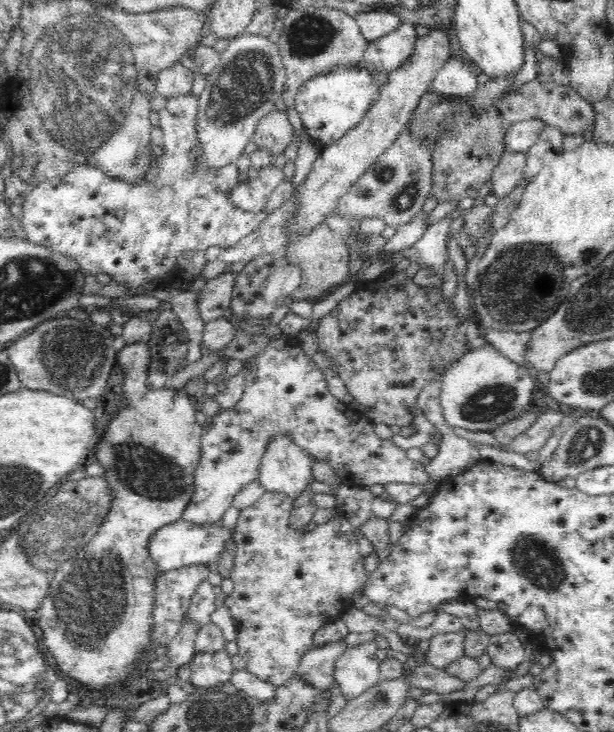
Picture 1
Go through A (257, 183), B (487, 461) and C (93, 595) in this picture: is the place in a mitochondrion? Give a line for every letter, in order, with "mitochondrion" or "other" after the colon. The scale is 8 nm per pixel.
A: other
B: other
C: mitochondrion

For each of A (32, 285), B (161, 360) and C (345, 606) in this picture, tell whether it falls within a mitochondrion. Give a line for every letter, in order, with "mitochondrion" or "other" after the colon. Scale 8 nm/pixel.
A: mitochondrion
B: other
C: other

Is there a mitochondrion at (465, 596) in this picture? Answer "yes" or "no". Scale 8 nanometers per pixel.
no

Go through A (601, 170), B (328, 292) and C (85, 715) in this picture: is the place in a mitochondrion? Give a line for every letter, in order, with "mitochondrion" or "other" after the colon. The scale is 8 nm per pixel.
A: other
B: other
C: other

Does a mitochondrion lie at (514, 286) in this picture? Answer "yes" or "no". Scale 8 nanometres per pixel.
yes

